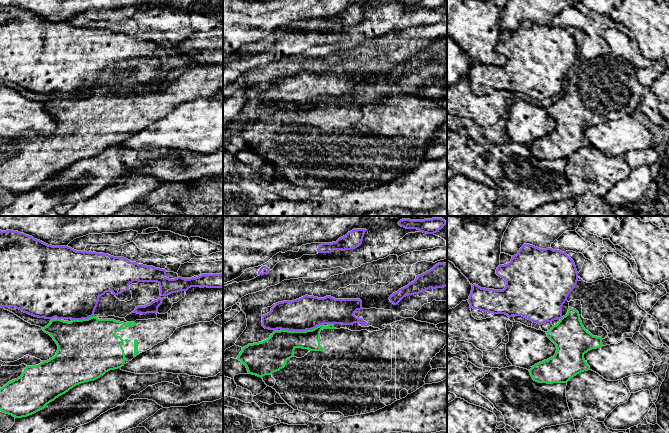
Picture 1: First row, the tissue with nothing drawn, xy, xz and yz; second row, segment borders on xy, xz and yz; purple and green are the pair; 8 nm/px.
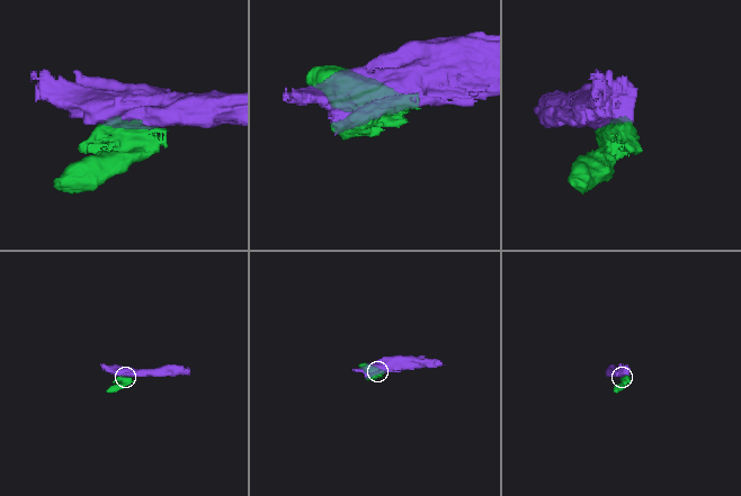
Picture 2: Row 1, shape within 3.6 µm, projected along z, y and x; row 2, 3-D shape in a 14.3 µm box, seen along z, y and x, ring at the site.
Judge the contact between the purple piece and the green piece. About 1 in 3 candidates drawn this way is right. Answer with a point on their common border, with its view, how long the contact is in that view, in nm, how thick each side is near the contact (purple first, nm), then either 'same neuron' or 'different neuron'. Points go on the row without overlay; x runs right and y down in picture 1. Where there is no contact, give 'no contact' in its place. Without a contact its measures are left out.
meets purple in xz at (302, 106); contact 340 nm long; 280 nm thick on the purple side, 240 nm on the other; different neuron

